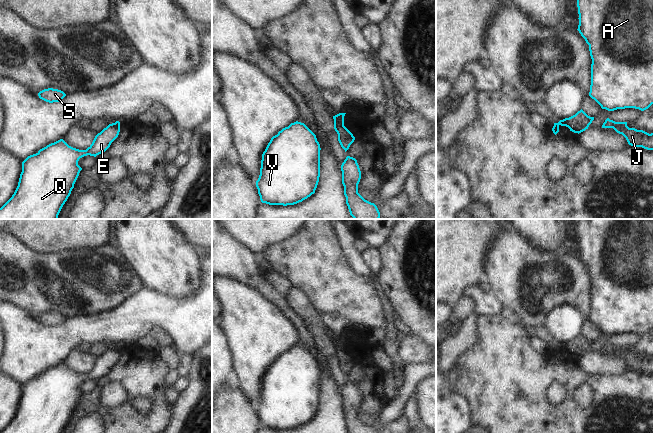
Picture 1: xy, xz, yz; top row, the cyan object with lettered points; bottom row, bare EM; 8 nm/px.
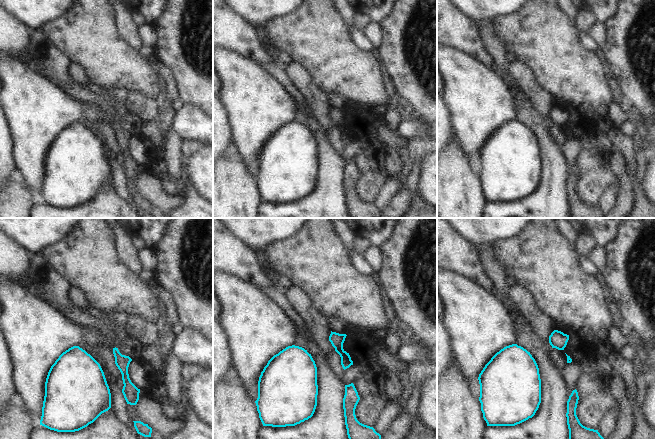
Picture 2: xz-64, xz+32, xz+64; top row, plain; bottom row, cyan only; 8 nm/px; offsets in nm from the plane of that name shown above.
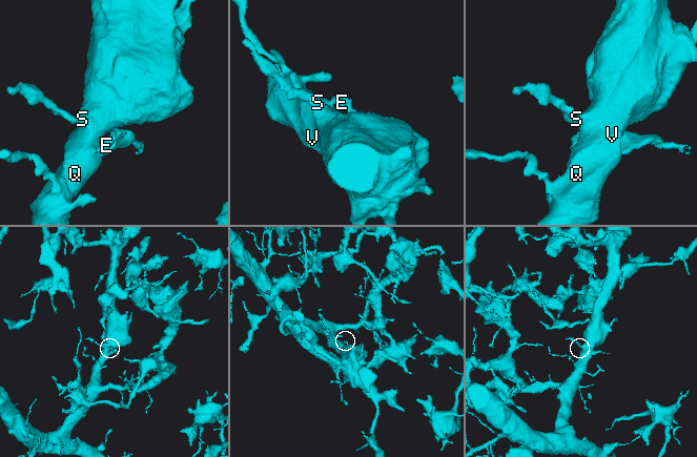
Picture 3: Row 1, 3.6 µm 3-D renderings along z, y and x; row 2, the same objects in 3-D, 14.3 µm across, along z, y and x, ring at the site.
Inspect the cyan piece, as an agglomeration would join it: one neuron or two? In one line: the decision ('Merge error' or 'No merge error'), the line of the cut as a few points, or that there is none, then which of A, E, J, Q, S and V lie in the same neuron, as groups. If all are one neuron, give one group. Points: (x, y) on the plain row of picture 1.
Merge error. Split along xz (343, 341), (334, 344). Groups: A E Q S V / J

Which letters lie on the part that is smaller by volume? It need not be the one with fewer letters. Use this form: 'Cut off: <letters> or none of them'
Cut off: J

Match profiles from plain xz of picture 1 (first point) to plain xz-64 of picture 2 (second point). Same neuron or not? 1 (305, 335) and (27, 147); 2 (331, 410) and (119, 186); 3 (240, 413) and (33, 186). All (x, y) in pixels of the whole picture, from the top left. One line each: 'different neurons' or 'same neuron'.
1: different neurons
2: different neurons
3: different neurons

